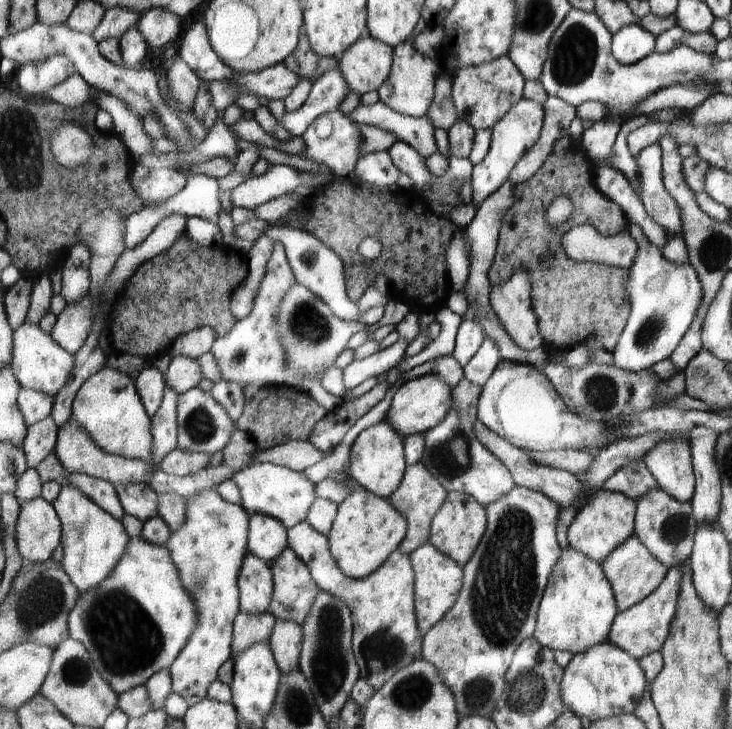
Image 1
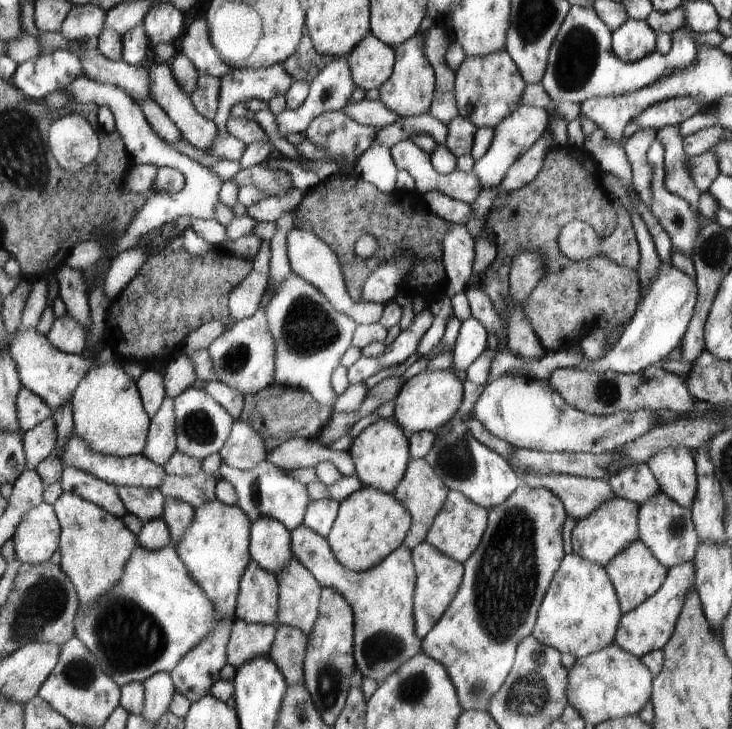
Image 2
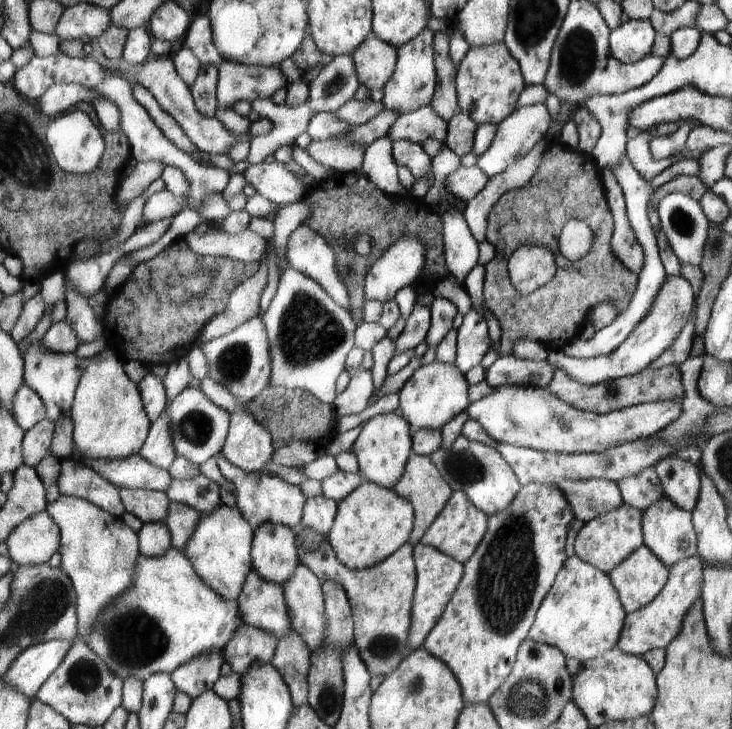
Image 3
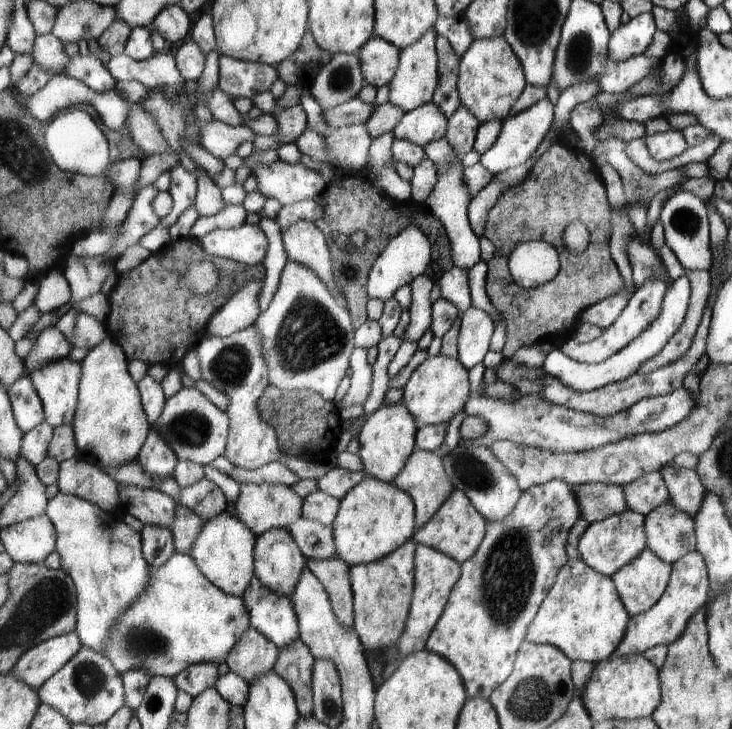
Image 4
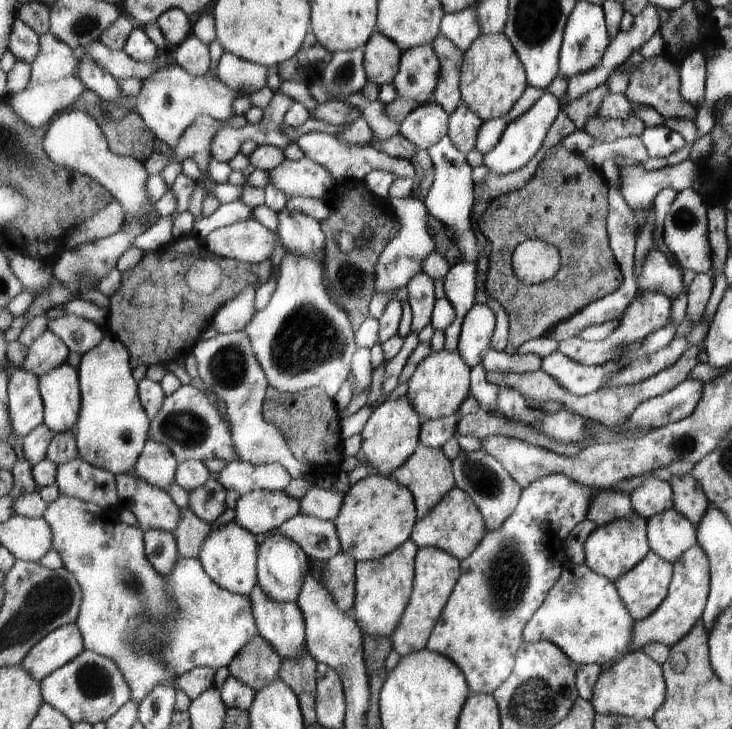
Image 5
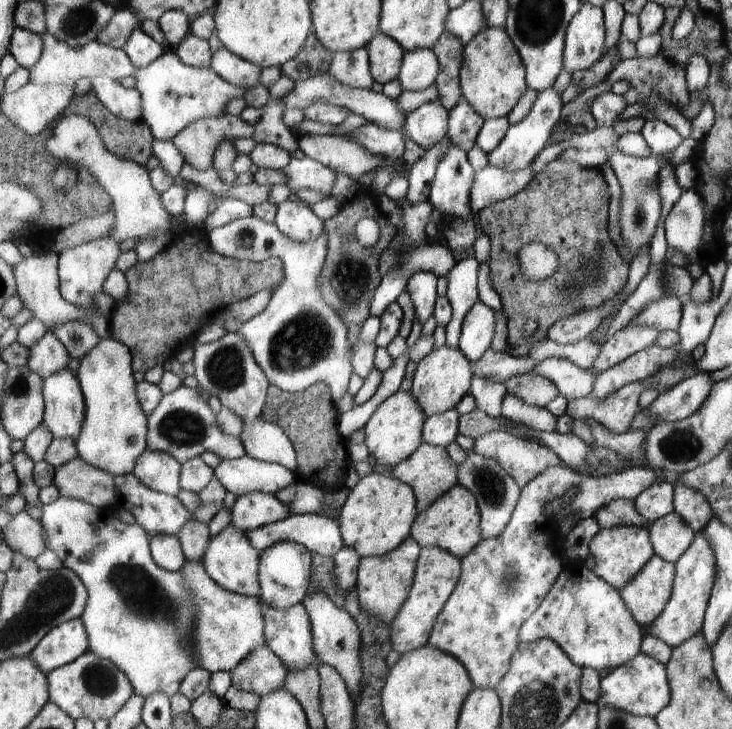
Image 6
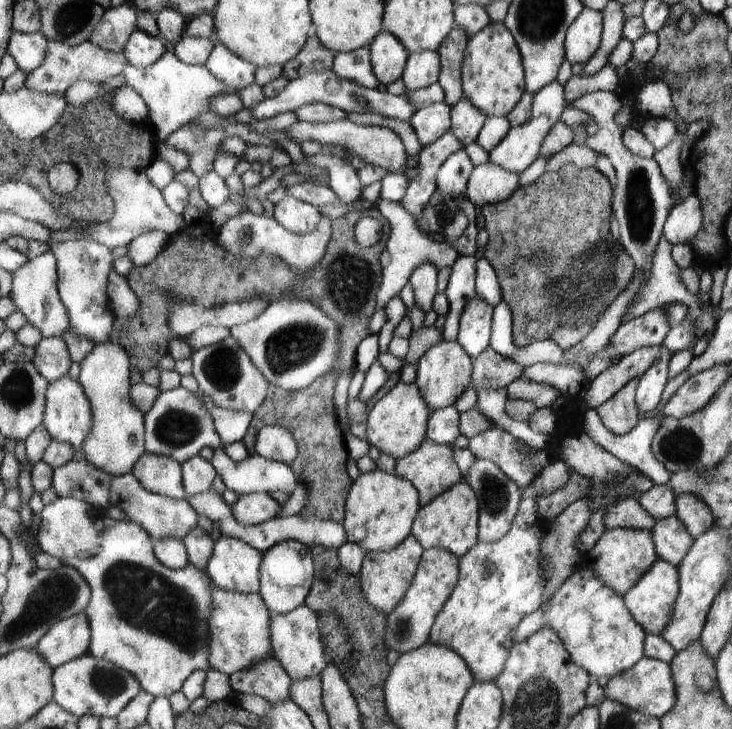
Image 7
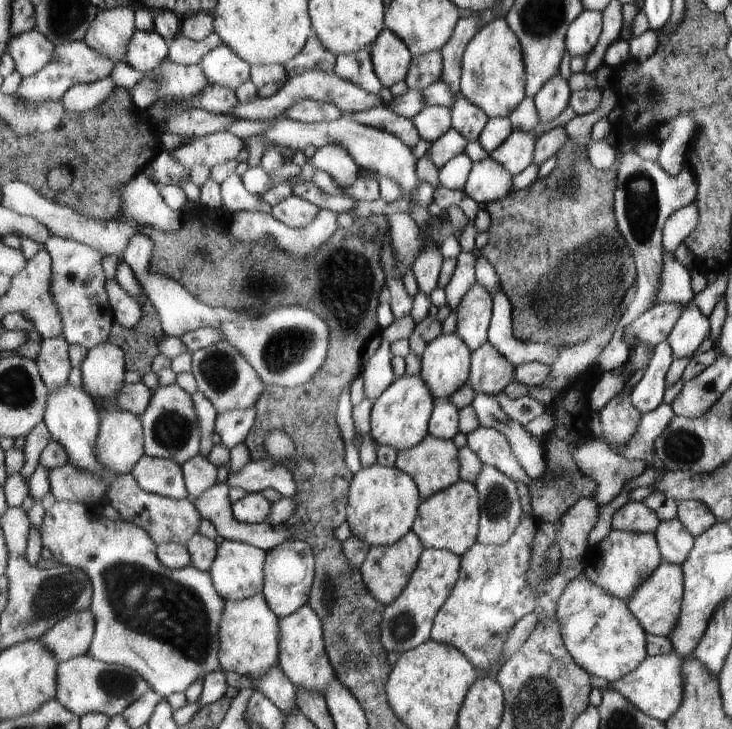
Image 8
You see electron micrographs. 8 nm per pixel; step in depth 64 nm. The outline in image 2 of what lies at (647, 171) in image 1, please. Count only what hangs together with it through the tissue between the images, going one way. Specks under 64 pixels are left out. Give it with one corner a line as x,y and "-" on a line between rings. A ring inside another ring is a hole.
655,139
647,148
646,162
651,168
651,180
649,180
649,190
651,190
651,208
650,213
654,219
663,227
665,234
669,237
671,246
675,252
691,258
693,246
699,236
699,220
695,218
691,206
685,204
683,198
668,193
664,188
664,170
663,170
663,146
661,142

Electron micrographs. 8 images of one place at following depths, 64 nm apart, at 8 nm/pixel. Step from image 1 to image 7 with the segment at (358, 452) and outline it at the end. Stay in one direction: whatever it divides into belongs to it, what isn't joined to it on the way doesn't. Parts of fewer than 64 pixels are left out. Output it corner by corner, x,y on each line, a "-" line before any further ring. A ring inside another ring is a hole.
399,382
387,396
383,396
377,406
370,412
367,420
367,443
375,446
379,452
391,454
395,460
409,456
417,450
427,438
429,418
432,410
429,403
425,402
417,383
405,384

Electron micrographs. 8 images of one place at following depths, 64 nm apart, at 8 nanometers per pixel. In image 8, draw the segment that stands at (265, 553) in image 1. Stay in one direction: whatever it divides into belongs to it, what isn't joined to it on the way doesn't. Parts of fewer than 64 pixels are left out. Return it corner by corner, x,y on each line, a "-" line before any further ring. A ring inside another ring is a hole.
288,540
268,551
265,562
265,586
263,594
268,605
280,618
295,614
307,605
316,577
316,555
313,547
303,540

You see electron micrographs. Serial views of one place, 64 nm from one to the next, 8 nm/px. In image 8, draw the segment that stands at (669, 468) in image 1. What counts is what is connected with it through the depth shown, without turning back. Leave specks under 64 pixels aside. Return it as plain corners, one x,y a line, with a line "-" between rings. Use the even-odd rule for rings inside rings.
681,500
676,503
676,518
691,536
703,534
716,520
711,511
697,500

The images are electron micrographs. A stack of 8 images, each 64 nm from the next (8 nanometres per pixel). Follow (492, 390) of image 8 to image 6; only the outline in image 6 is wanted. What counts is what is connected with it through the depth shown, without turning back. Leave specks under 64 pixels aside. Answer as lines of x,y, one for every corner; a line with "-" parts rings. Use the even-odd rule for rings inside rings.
491,348
477,364
473,365
473,370
491,382
504,383
513,376
534,373
537,366
539,366
539,362
529,358
528,355
515,357

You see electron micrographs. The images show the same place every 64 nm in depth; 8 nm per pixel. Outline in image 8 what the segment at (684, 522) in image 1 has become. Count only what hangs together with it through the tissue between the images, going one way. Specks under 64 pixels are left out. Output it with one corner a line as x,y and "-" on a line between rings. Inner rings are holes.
677,518
660,521
653,536
662,560
677,566
687,558
694,541
694,536
687,532

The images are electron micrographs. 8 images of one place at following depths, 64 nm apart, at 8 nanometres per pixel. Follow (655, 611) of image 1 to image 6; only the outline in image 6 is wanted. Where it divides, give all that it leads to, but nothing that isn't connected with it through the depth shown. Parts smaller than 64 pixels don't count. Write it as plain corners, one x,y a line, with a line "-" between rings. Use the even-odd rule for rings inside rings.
696,534
689,548
677,558
674,571
671,598
665,602
665,608
652,624
641,626
641,636
649,634
672,649
691,638
693,634
700,632
706,603
709,600
711,586
713,586
713,578
715,578
713,552
709,550
709,542
705,542
701,534

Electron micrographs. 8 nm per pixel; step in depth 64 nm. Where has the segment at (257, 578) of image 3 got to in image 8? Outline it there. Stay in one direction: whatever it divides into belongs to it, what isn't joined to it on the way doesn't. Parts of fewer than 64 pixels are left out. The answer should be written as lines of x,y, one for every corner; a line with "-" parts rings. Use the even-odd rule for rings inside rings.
308,604
295,614
280,618
280,666
296,687
326,694
329,684
335,680
332,659
329,658
324,641
324,623
320,615

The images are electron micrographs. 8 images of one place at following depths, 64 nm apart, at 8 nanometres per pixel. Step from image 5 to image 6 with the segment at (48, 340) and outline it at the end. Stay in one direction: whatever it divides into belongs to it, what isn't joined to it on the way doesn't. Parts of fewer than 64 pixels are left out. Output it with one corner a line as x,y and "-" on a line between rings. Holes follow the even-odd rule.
52,332
45,334
30,348
27,366
45,379
68,368
71,354
61,339

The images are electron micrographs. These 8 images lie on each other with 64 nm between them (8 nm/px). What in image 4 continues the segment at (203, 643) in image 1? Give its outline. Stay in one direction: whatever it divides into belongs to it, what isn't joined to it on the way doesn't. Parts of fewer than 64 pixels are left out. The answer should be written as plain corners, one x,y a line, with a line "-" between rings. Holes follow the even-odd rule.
221,512
217,518
205,522
197,542
193,544
191,558
201,572
227,594
243,597
256,576
255,549
257,536
236,514
-
201,662
201,664
189,666
173,679
179,690
187,692
195,699
206,690
217,688
220,678
219,667
219,664
213,664
213,662

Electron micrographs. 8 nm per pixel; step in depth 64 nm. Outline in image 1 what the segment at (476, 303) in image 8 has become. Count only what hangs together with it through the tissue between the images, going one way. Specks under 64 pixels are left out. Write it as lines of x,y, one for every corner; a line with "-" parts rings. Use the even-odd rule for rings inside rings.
464,320
461,322
455,339
453,355
465,367
485,342
486,332
481,324

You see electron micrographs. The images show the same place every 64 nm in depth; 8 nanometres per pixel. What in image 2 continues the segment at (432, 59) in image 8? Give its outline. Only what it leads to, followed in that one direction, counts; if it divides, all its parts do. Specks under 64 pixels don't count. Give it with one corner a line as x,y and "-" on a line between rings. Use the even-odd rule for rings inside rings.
419,32
415,37
394,48
397,51
392,77
380,88
380,100
387,108
405,118
415,118
431,113
436,89
436,72
425,54
425,36

